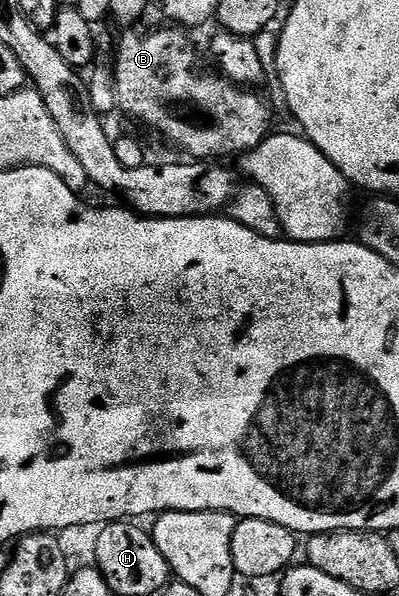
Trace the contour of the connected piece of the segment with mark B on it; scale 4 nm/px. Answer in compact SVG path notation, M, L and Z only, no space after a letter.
M165 24L160 28L147 28L151 30L129 30L117 42L117 76L115 74L115 91L117 93L117 105L121 110L125 109L133 118L141 118L145 126L150 126L153 130L158 130L169 142L174 142L181 150L186 150L188 157L193 160L221 160L224 154L233 154L240 156L247 150L253 150L255 147L269 137L271 128L269 128L269 106L252 89L237 85L236 82L230 82L228 78L220 73L208 74L201 70L201 58L197 55L197 46L188 38L186 31L177 24Z

